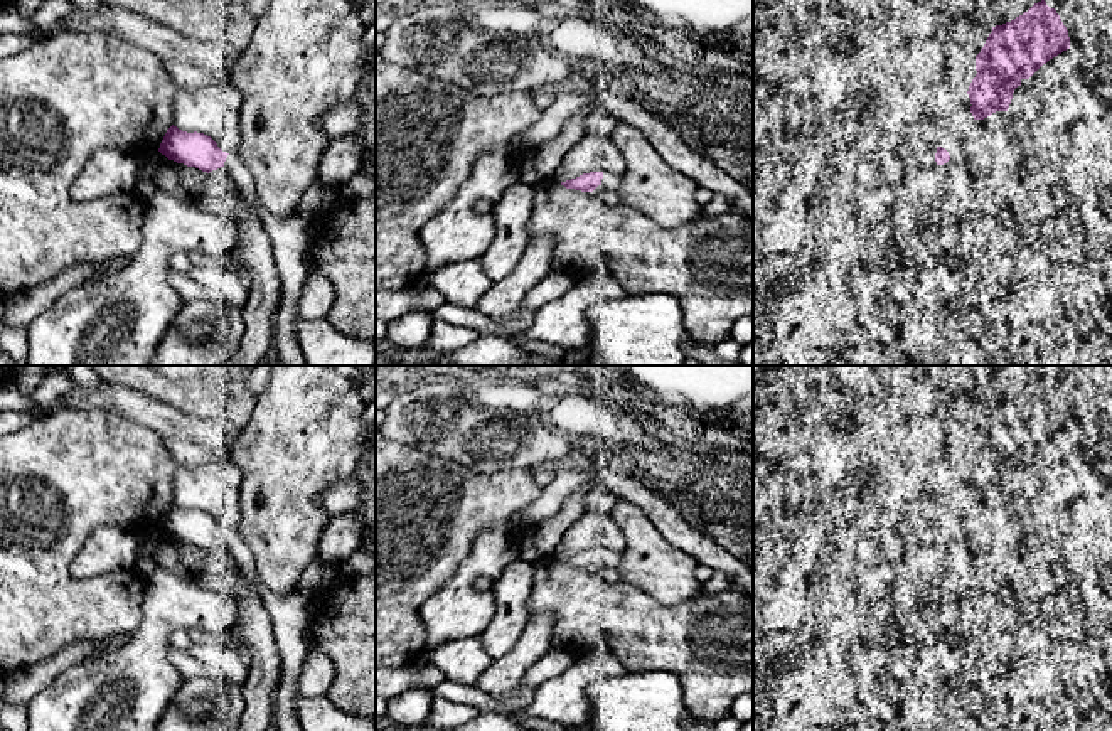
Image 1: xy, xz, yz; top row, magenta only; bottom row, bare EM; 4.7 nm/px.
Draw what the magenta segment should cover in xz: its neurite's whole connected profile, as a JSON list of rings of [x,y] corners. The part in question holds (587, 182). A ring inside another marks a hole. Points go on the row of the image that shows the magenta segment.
[[[590,172],[576,179],[561,182],[561,185],[581,192],[593,192],[598,185],[605,185],[607,189],[618,192],[622,185],[622,175],[615,175],[610,172]]]

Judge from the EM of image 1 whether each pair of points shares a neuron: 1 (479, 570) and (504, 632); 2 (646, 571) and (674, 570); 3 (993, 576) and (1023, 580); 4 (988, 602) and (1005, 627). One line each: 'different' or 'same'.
1: different
2: same
3: different
4: same

